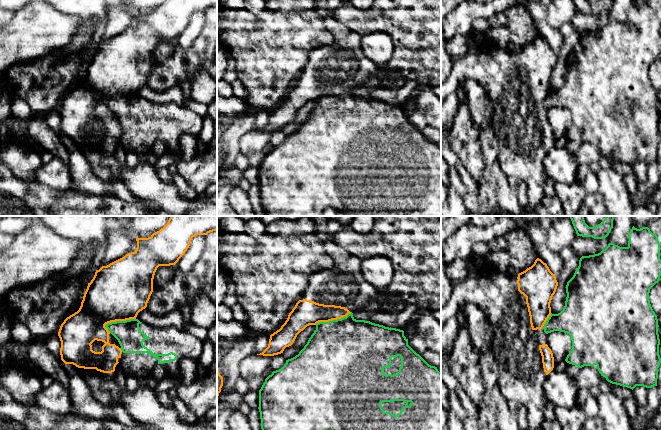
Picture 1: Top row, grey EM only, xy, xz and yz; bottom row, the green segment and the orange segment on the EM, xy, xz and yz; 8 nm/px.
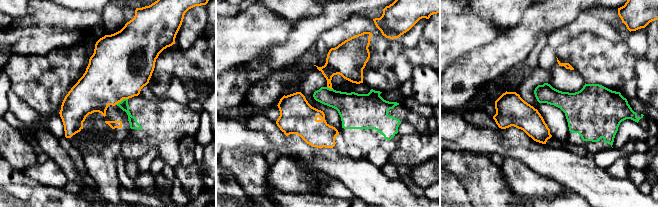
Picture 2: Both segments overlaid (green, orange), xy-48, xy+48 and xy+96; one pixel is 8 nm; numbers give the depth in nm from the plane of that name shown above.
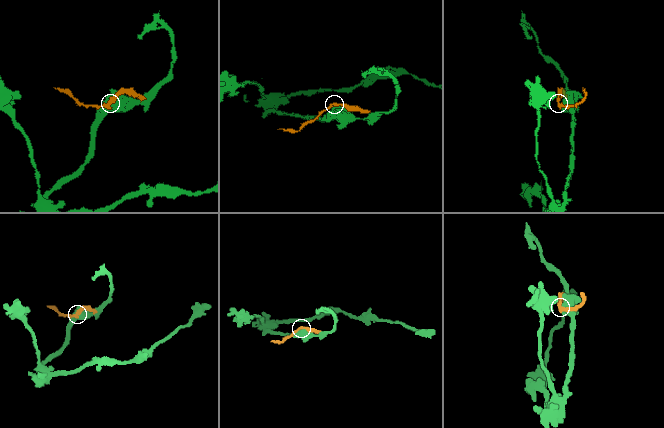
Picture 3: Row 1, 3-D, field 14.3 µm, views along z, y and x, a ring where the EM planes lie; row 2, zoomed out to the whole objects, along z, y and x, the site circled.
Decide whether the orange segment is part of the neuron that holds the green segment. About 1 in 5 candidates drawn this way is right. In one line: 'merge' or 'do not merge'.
do not merge

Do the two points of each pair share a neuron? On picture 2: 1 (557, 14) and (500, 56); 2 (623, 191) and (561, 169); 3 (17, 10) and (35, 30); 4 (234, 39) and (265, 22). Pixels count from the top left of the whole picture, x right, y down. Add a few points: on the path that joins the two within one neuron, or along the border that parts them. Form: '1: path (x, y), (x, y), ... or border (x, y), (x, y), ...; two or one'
1: path (543, 16), (514, 45); one
2: path (608, 191), (601, 191), (576, 172); one
3: border (26, 10), (22, 15), (13, 19); two
4: path (242, 37), (257, 27); one

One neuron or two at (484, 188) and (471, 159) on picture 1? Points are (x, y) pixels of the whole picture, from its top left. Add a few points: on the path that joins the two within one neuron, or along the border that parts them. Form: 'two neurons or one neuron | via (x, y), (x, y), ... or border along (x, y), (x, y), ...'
two neurons | border along (483, 156), (484, 170), (478, 184)

